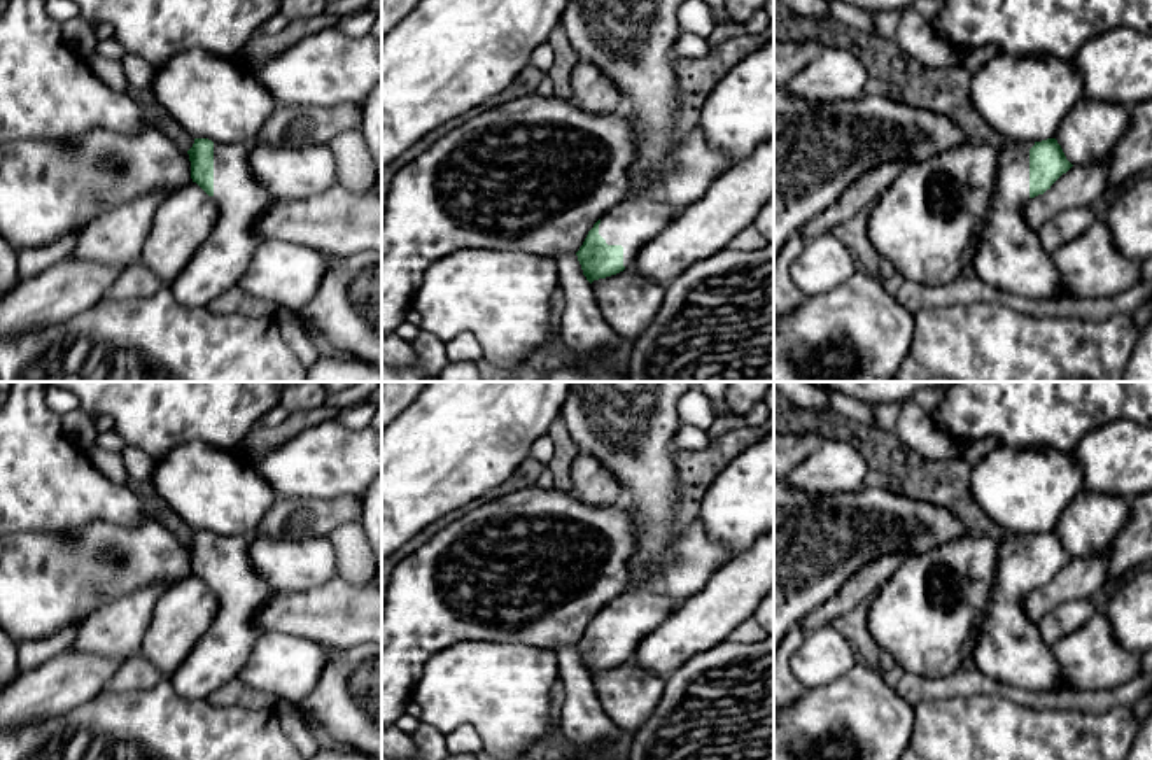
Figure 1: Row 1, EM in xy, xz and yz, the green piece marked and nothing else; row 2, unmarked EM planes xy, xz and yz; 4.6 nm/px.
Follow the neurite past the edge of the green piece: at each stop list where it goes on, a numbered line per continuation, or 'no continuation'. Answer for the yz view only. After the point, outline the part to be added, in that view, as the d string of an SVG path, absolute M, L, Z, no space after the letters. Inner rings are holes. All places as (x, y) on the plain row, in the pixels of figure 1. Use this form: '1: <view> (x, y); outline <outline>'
1: yz (1007, 647); outline M1008 532L1000 545L994 583L982 623L968 653L975 667L1010 686L1052 692L1073 688L1061 674L1050 646L1022 609L1029 594L1029 541L1035 534Z

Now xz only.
1: xz (690, 562); outline M697 517L678 531L676 543L646 581L629 581L627 590L602 608L599 627L608 637L623 639L623 658L630 660L641 641L702 590L728 559L728 548L711 541Z

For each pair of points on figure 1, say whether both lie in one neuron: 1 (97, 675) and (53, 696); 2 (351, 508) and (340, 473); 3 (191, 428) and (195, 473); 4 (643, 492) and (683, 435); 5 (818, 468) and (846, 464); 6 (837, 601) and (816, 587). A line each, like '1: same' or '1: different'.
1: same
2: different
3: different
4: different
5: same
6: different

